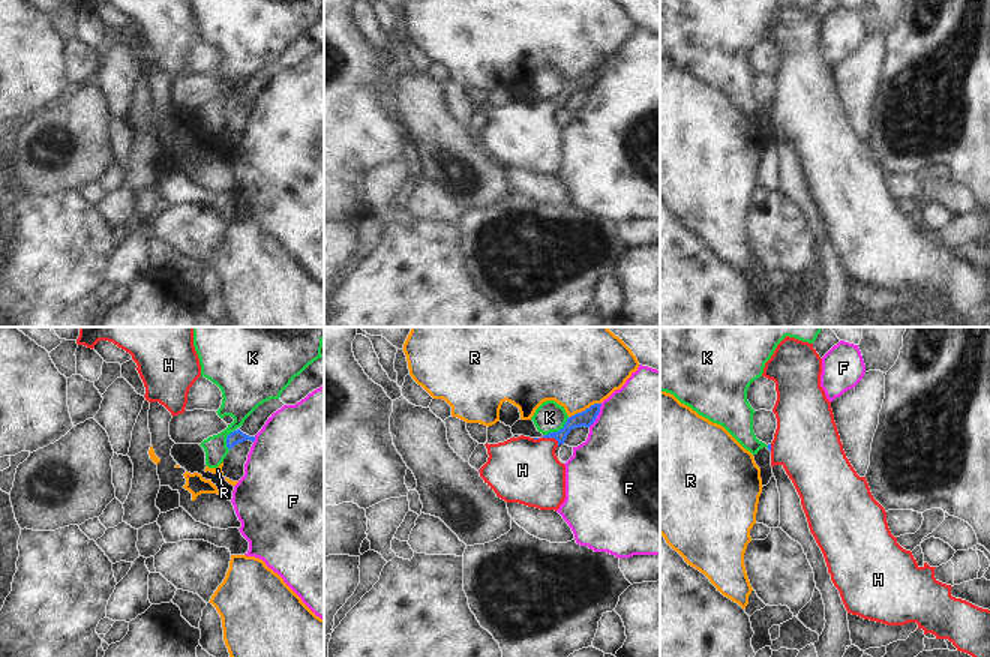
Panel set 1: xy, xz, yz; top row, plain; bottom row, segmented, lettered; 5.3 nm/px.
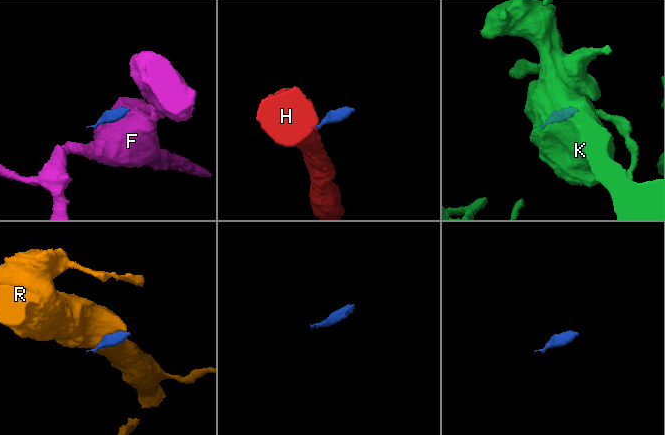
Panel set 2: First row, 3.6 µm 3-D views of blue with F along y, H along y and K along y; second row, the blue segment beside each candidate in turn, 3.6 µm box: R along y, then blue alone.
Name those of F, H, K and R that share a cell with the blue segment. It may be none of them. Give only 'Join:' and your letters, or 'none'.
Join: H

